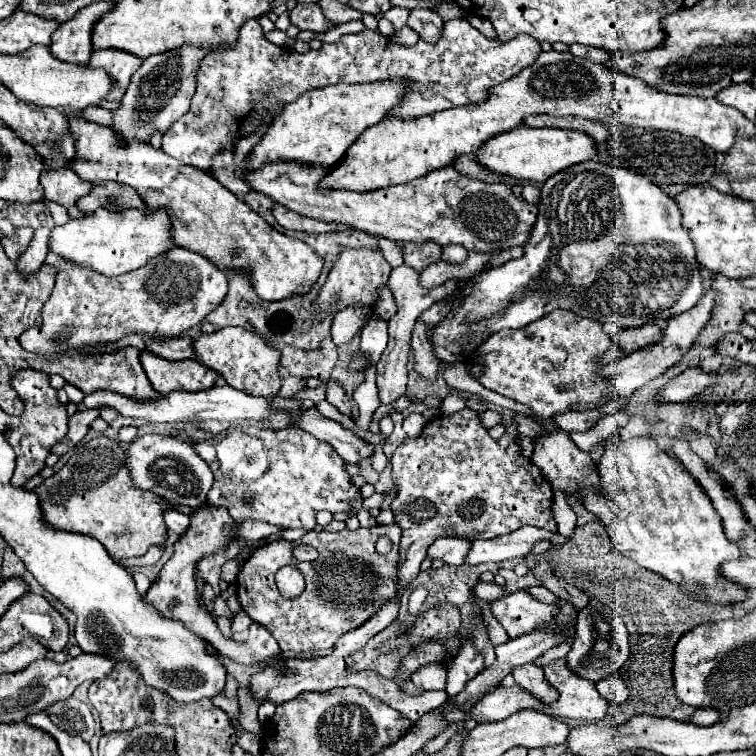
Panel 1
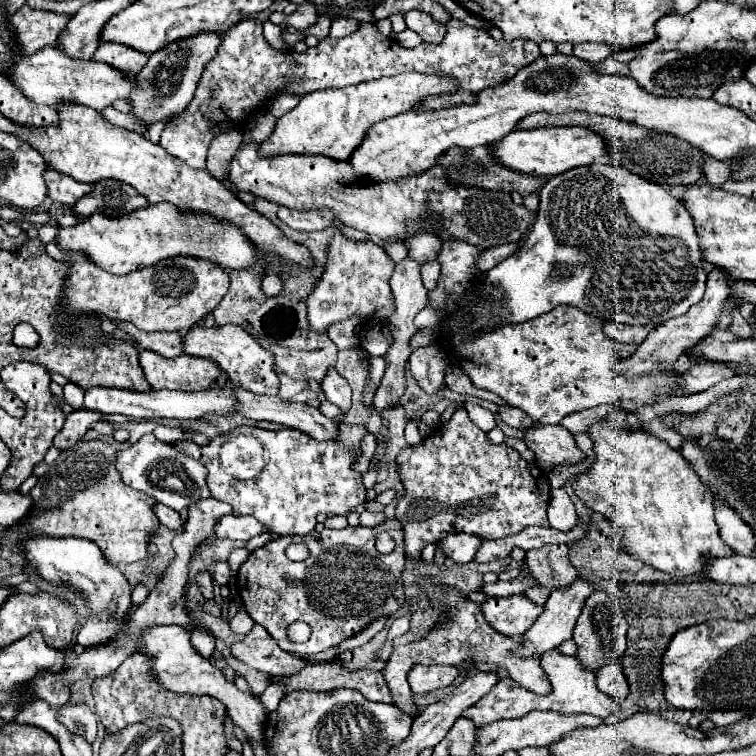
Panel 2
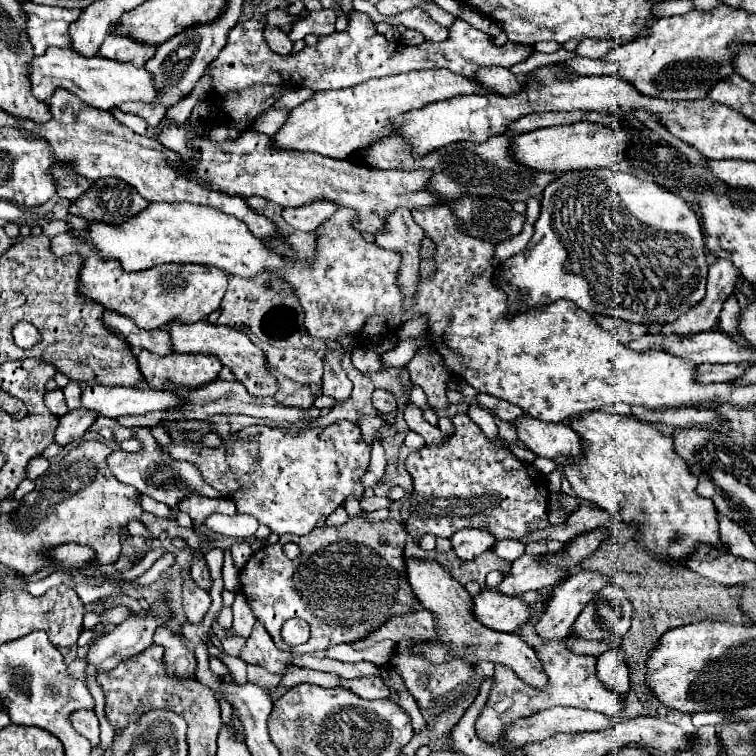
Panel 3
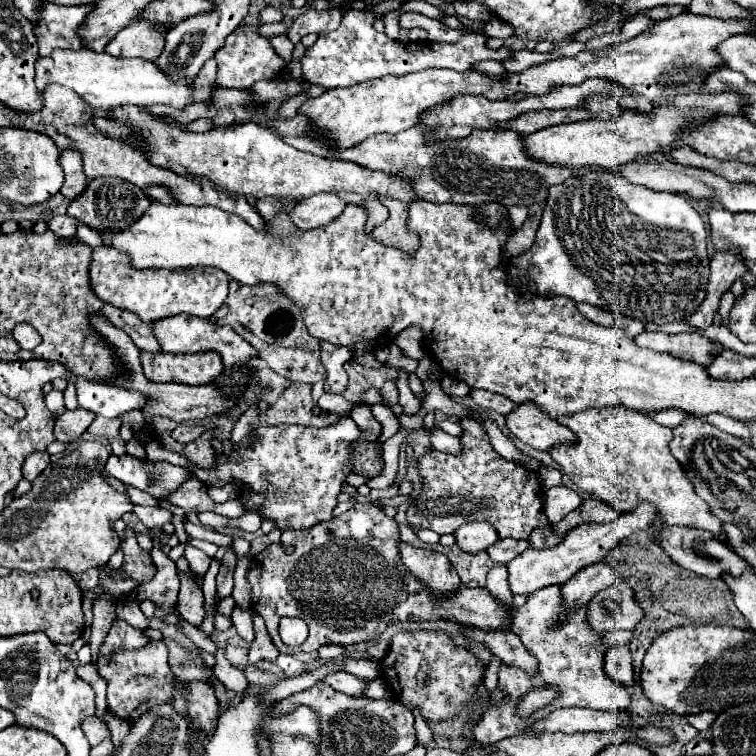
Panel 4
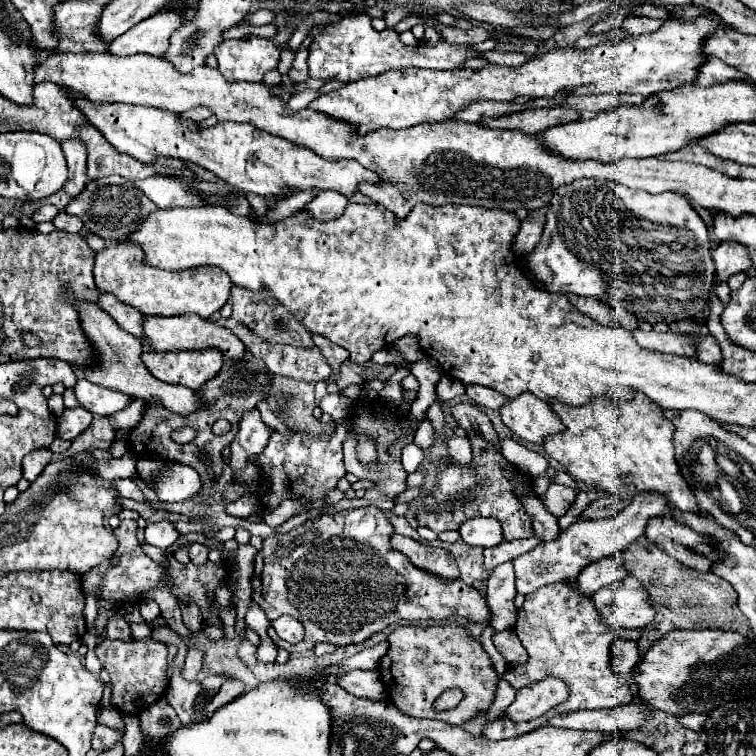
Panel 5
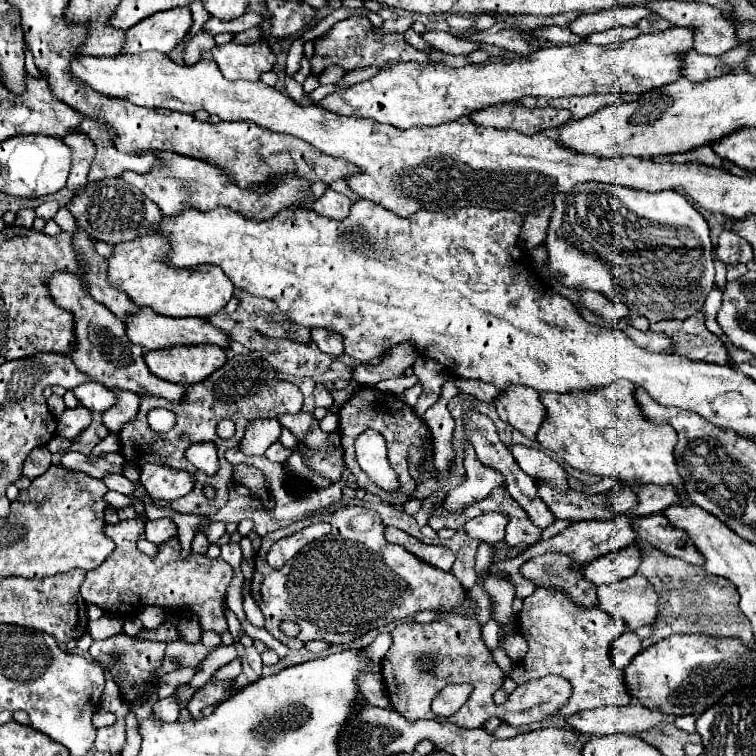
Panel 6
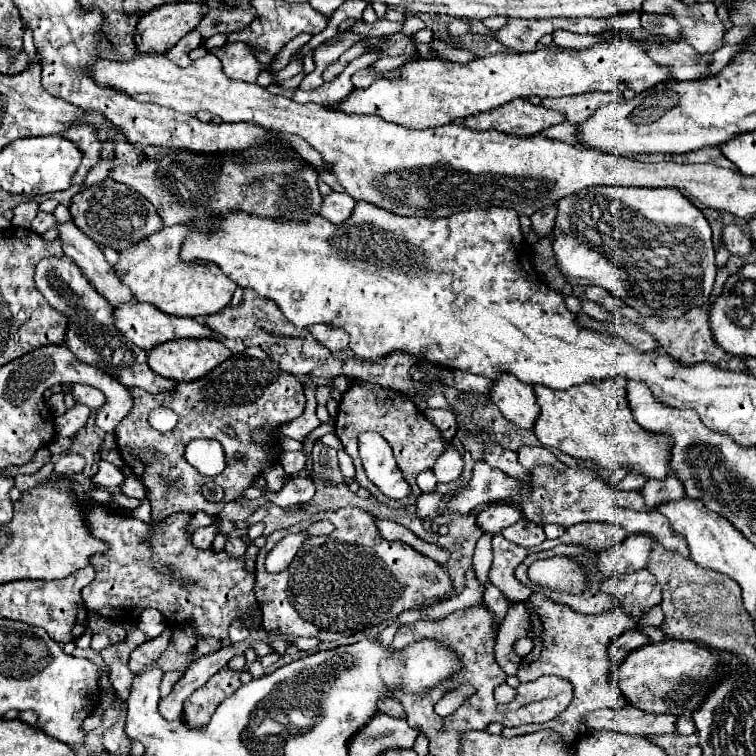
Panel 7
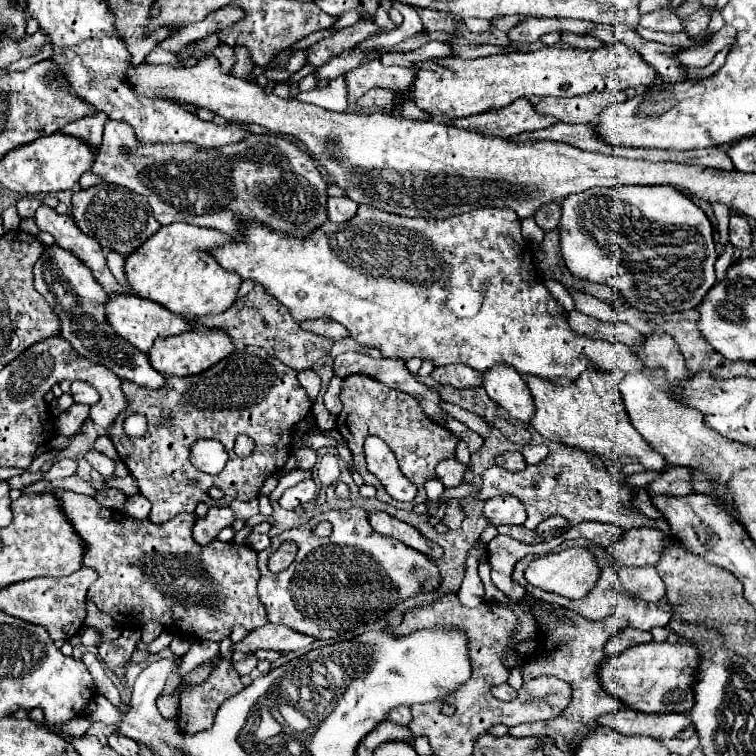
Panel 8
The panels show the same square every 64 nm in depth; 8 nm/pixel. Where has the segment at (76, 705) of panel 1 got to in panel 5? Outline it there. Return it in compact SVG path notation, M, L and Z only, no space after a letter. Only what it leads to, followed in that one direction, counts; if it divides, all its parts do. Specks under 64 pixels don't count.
M96 726L92 736L92 748L94 750L108 750L122 738L122 730L114 730L108 726Z

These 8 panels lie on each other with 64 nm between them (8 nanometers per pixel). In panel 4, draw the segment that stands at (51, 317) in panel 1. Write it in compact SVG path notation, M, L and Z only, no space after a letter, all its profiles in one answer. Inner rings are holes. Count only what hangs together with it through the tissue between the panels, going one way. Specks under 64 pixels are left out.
M112 246L94 248L90 262L90 284L100 300L118 308L136 312L146 324L168 318L174 314L192 314L210 318L228 296L228 274L212 267L193 267L186 270L138 270L132 268L126 252L118 252ZM20 324L12 334L16 342L26 350L34 350L38 346L38 332L30 324Z

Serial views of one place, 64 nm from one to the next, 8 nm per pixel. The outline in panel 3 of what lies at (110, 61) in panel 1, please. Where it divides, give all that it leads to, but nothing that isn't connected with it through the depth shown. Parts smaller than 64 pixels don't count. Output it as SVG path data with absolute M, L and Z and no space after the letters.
M108 36L98 54L112 60L144 66L156 54L156 50L148 48L148 44L136 44L136 40L128 40L128 36Z

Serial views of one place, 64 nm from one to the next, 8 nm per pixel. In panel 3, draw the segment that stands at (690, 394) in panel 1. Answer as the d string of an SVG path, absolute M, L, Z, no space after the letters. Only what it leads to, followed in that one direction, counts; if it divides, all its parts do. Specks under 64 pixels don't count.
M700 364L696 366L700 382L732 382L748 370L748 364Z

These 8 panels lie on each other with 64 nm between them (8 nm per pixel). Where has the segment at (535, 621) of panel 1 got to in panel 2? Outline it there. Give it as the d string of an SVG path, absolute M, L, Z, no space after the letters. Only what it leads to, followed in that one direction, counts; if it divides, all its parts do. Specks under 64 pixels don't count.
M514 594L508 598L486 596L486 600L480 604L480 610L496 632L516 638L534 624L542 612L542 606L532 604L524 594Z

